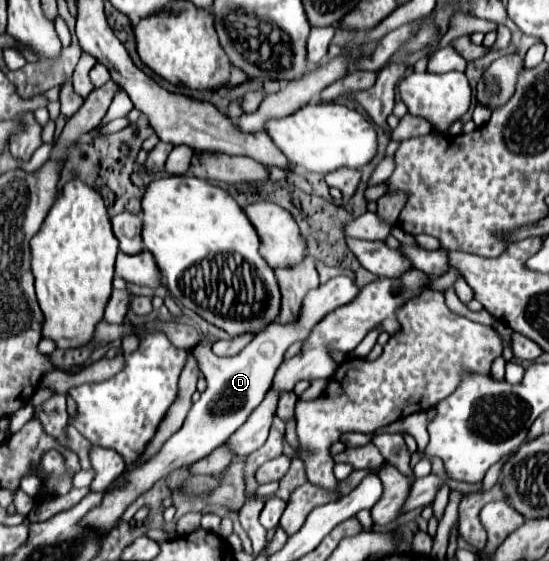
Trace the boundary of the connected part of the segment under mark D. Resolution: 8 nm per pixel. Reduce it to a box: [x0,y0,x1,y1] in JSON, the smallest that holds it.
[84,276,358,530]

